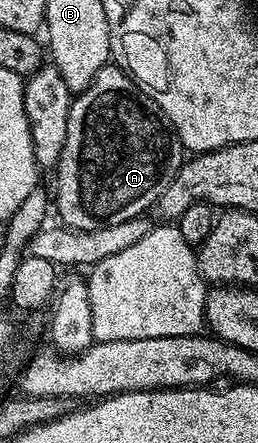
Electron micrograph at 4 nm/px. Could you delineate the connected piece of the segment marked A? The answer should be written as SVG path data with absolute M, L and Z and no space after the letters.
M110 64L99 68L95 80L86 90L80 91L69 103L69 115L67 116L67 140L63 140L63 152L59 156L55 167L57 174L57 198L55 194L55 214L61 217L60 225L71 230L98 230L107 228L111 224L123 224L123 220L142 217L159 201L164 190L171 186L176 180L177 173L183 163L183 147L177 140L176 134L173 133L173 127L161 113L161 109L152 102L145 94L134 84L133 79L116 64Z

